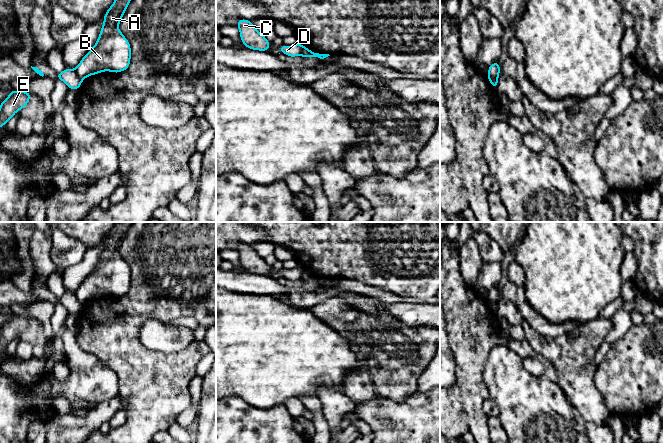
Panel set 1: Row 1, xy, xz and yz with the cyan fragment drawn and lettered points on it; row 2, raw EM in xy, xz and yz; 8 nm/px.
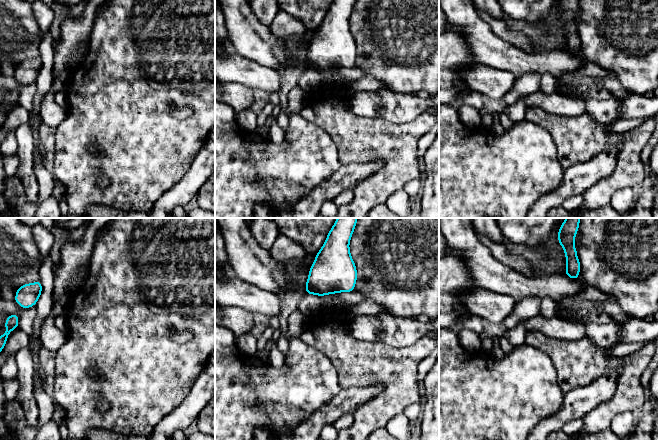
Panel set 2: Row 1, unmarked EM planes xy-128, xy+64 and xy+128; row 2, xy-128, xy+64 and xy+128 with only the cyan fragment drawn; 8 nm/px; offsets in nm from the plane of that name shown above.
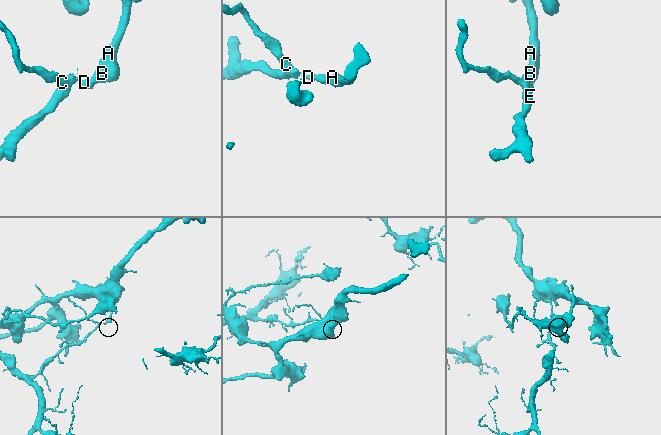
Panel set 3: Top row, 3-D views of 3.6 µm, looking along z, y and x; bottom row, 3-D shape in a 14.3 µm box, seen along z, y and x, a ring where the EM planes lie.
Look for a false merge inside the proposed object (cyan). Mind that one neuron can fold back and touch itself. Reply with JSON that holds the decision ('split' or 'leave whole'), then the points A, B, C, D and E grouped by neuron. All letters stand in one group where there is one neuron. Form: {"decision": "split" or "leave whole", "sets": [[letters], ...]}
{"decision": "split", "sets": [["A", "B"], ["C", "D", "E"]]}

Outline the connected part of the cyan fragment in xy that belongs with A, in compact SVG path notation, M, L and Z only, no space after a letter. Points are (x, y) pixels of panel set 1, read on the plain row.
M116 222L105 237L97 266L75 293L80 303L103 295L119 297L128 293L131 271L118 250L131 224Z

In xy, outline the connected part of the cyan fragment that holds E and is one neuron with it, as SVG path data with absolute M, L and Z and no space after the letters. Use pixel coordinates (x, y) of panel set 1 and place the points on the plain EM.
M12 314L9 317L7 323L0 328L0 352L28 328L30 320L31 317L25 315Z

